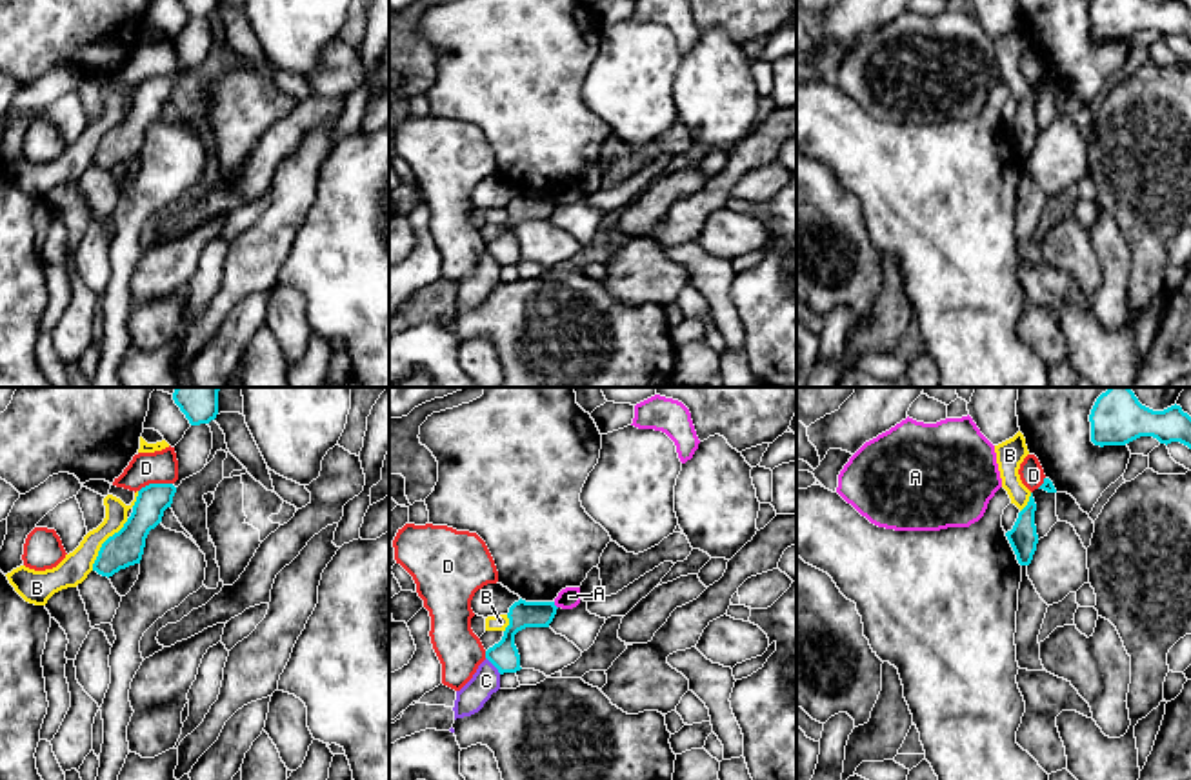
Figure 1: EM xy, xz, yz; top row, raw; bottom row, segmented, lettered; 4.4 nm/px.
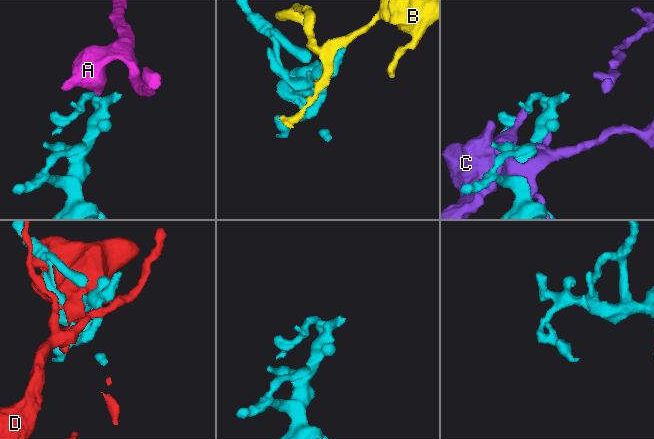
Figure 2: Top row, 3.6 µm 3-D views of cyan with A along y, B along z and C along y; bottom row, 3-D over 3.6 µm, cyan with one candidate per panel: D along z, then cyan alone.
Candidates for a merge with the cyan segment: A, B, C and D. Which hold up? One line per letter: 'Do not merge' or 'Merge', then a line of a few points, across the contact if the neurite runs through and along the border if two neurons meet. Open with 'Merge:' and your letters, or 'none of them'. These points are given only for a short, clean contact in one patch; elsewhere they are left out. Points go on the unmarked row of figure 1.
Merge: none of them
A: Do not merge. Line: xz (553, 195), (557, 200)
B: Do not merge
C: Do not merge
D: Do not merge

